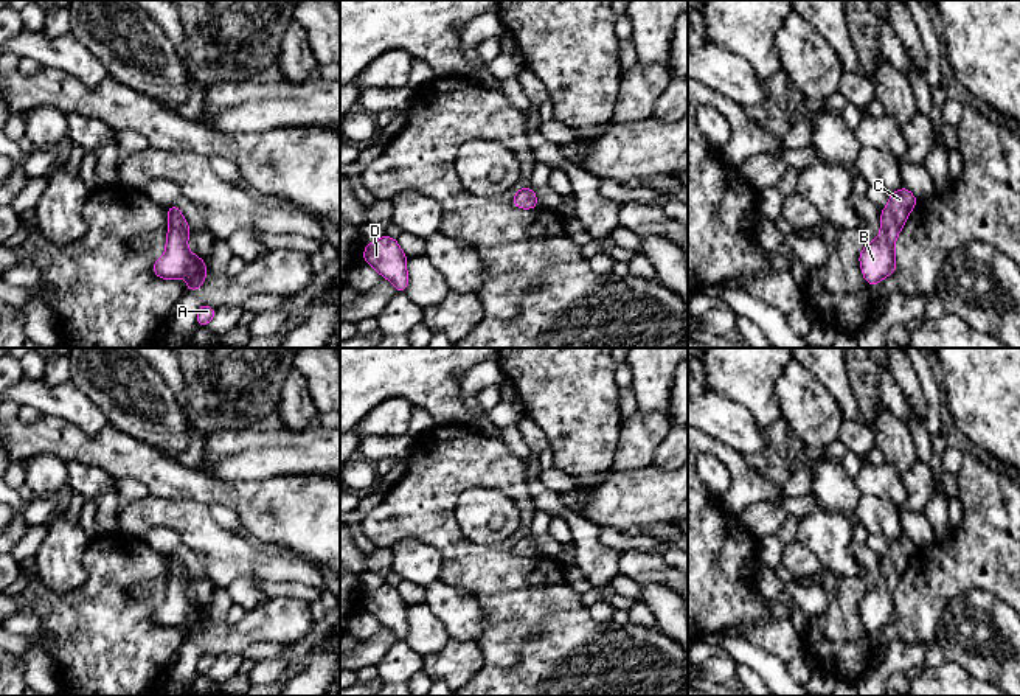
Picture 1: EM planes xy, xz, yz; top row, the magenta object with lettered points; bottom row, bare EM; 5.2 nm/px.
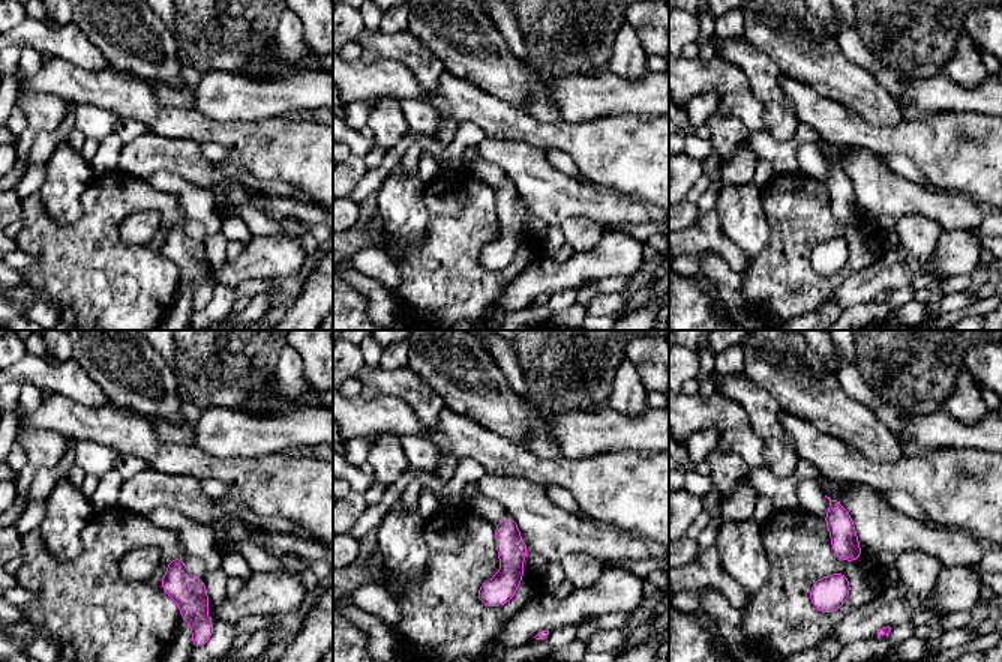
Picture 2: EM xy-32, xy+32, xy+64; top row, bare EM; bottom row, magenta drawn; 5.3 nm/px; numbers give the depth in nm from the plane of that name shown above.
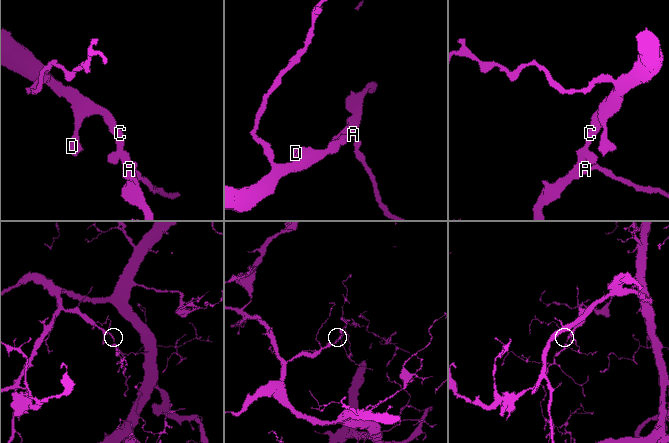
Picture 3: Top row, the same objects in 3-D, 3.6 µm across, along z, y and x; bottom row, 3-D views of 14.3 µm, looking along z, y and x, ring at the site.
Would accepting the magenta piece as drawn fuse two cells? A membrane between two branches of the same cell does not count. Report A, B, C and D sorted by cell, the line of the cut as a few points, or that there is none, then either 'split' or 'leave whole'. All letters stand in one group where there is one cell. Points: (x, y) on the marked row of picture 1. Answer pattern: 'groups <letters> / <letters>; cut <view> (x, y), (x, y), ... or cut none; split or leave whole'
groups A B C D; cut none; leave whole

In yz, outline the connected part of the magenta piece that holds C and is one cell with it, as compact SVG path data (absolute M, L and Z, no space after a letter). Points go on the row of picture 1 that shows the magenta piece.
M905 186L890 194L888 204L880 213L880 235L868 242L859 255L863 278L869 286L876 286L885 277L897 272L894 242L918 204L914 194Z

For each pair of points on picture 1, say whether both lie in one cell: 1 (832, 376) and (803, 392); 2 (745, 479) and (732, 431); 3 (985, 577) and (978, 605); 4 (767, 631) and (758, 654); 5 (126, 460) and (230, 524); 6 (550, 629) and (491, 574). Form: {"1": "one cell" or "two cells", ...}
{"1": "two cells", "2": "two cells", "3": "two cells", "4": "two cells", "5": "two cells", "6": "one cell"}

